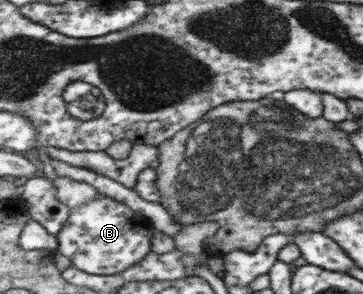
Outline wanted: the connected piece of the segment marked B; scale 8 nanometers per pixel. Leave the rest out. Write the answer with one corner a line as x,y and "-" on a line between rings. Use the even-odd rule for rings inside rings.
108,196
72,207
72,214
55,235
56,252
71,260
78,270
96,275
120,273
142,260
151,250
152,229
141,214

